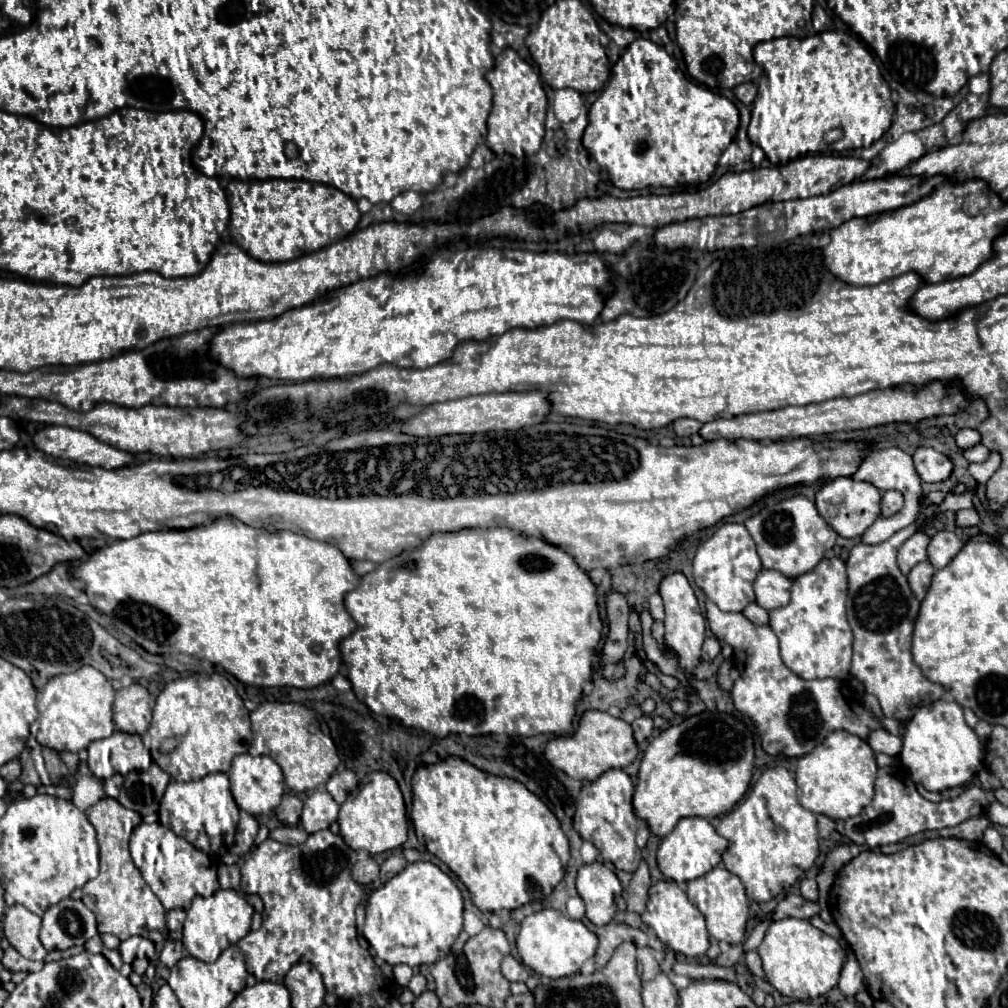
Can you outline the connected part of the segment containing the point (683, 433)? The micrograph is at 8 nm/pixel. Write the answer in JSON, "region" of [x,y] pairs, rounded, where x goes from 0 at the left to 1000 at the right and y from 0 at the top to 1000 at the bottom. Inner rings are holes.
{"region":[[[675,415],[669,419],[669,429],[673,435],[685,435],[688,431],[694,429],[694,419],[692,417],[687,417],[687,415]]]}

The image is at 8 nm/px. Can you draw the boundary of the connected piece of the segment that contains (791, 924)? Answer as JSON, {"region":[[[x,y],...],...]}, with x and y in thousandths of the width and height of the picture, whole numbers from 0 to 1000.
{"region":[[[776,911],[764,917],[756,937],[752,938],[760,972],[778,988],[788,992],[808,992],[825,982],[833,970],[837,958],[837,944],[833,937],[808,921],[802,913]]]}

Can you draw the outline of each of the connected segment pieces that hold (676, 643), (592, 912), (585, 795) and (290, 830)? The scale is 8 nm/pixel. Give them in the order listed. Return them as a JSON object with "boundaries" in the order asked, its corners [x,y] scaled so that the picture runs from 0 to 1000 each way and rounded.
{"boundaries":[[[[669,567],[655,577],[653,587],[655,587],[659,601],[661,601],[661,615],[659,615],[661,639],[665,641],[665,645],[669,645],[675,651],[675,659],[679,663],[692,661],[694,643],[696,643],[696,637],[700,633],[700,615],[696,611],[696,605],[692,601],[692,595],[688,591],[687,581],[683,579],[683,573],[677,567]]],[[[597,855],[581,857],[573,863],[571,881],[581,897],[581,911],[591,919],[601,919],[611,907],[611,891],[617,887],[615,873]]],[[[603,764],[575,784],[568,811],[569,823],[579,833],[587,835],[601,855],[609,857],[611,863],[619,865],[629,865],[637,853],[635,841],[629,835],[635,813],[629,806],[627,790],[629,790],[629,776],[625,768],[621,768],[619,764]]],[[[276,819],[268,825],[268,831],[292,839],[292,837],[300,837],[306,831],[306,825],[296,819]]]]}

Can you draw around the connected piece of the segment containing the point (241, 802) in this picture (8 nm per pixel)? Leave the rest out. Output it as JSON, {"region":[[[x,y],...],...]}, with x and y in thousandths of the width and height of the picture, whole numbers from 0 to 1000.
{"region":[[[238,748],[230,754],[230,762],[226,766],[228,772],[228,784],[230,790],[236,798],[238,804],[256,810],[272,804],[282,788],[282,770],[278,760],[268,752],[268,750],[248,750],[248,748]]]}

